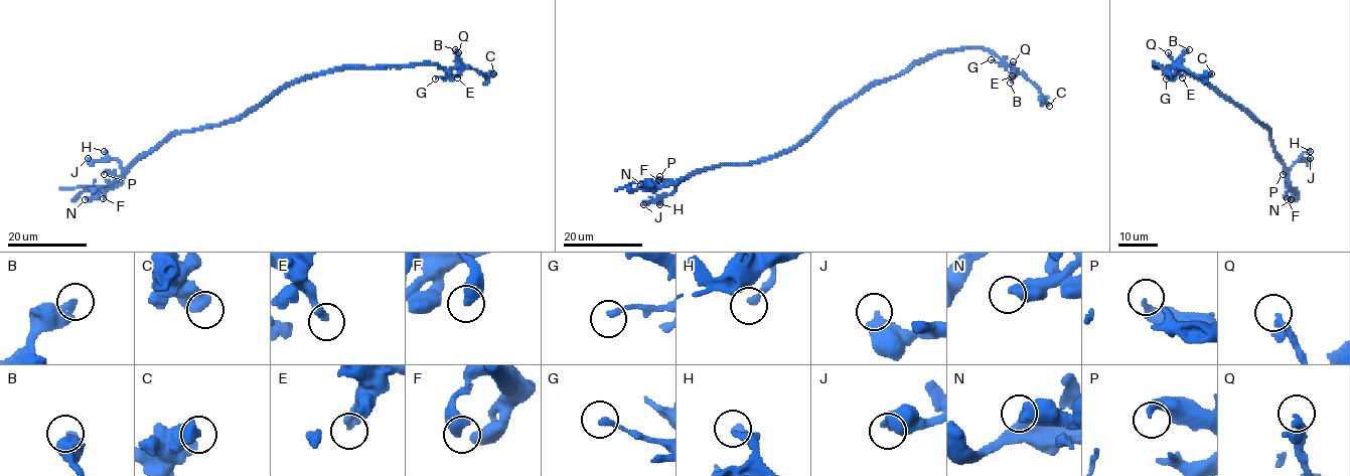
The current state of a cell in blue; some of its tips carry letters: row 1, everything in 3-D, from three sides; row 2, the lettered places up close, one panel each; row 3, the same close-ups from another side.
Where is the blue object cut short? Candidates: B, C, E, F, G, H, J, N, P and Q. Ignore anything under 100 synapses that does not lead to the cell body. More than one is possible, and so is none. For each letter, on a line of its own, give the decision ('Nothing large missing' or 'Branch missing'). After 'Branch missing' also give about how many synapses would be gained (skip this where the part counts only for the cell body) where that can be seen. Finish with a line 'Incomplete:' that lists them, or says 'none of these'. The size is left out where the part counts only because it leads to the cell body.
B: Nothing large missing
C: Nothing large missing
E: Nothing large missing
F: Nothing large missing
G: Nothing large missing
H: Nothing large missing
J: Nothing large missing
N: Nothing large missing
P: Nothing large missing
Q: Nothing large missing
Incomplete: none of these

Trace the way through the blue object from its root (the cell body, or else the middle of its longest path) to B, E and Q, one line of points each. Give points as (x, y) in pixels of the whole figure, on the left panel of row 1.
B: (277, 93), (294, 83), (346, 68), (409, 64), (438, 64), (454, 68), (459, 63), (455, 49)
E: (277, 93), (294, 83), (346, 68), (438, 64), (457, 68), (457, 77)
Q: (277, 93), (294, 83), (346, 68), (409, 64), (438, 64), (454, 68), (460, 64), (458, 52)

